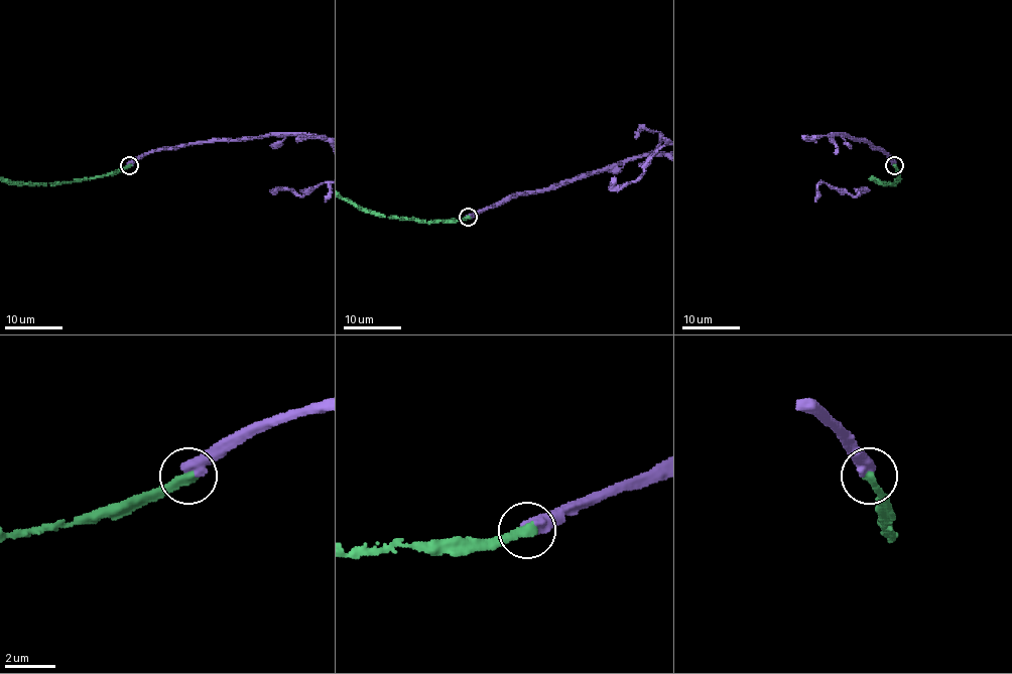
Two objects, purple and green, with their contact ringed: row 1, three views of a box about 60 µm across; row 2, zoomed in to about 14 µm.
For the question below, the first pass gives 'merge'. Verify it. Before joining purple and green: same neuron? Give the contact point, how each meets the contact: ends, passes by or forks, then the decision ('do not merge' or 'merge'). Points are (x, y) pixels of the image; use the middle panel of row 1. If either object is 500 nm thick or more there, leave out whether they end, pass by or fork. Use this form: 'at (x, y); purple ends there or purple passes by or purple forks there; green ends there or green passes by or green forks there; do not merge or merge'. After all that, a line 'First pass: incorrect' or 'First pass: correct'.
at (468, 217); do not merge
First pass: incorrect

